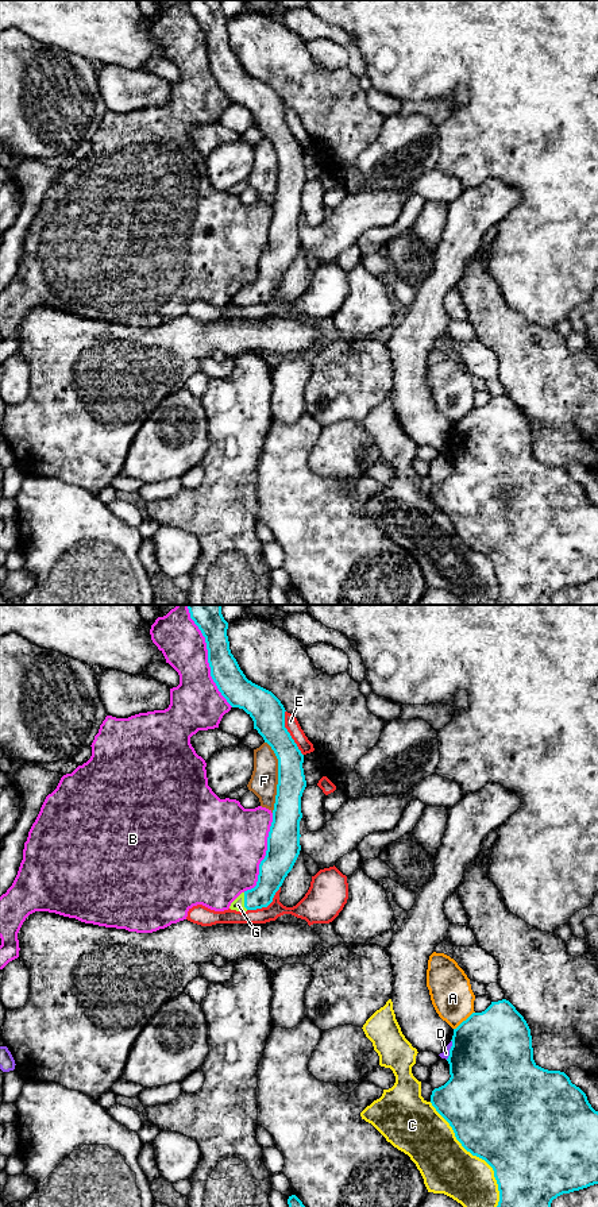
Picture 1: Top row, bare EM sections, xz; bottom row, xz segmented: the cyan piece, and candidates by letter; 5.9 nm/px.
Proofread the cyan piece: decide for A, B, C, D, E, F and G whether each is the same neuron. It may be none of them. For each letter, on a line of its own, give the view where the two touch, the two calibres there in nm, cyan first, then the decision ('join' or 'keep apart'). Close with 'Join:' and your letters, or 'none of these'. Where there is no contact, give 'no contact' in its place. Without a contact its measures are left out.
A: meets cyan in xz; 480 nm thick on the cyan side, 260 nm on the other; keep apart
B: meets cyan in xz; 180 nm thick on the cyan side, 260 nm on the other; keep apart
C: meets cyan in xz; 500 nm thick on the cyan side, 300 nm on the other; keep apart
D: meets cyan in xz; 500 nm thick on the cyan side, 50 nm on the other; keep apart
E: meets cyan in xz; 200 nm thick on the cyan side, 80 nm on the other; keep apart
F: meets cyan in xz; 170 nm thick on the cyan side, 160 nm on the other; keep apart
G: meets cyan in xz; 170 nm thick on the cyan side, 70 nm on the other; join
Join: G

